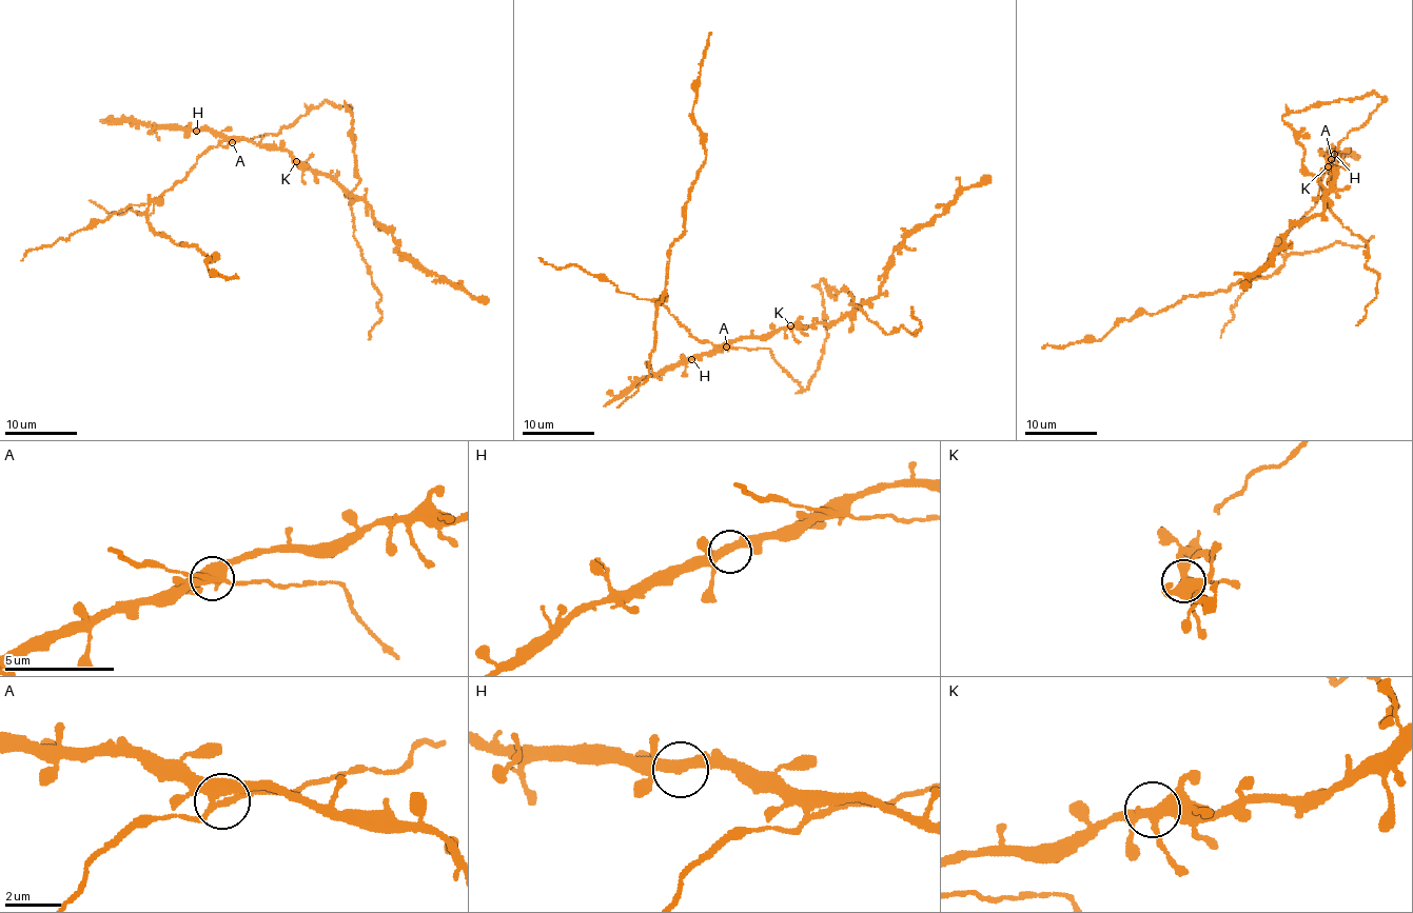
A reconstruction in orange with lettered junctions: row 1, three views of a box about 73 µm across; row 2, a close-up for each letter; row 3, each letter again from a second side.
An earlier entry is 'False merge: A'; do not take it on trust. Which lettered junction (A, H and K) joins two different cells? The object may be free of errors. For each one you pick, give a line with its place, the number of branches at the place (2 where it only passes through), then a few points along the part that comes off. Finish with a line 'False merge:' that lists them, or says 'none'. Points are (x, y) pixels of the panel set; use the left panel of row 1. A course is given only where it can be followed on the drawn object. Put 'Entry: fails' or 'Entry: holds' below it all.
A: Place: (232, 142). Branches: 4. Course of the part to remove: (231, 142), (277, 134), (325, 101), (350, 105), (358, 182), (353, 236), (381, 297), (383, 318), (369, 339)
False merge: A
Entry: holds

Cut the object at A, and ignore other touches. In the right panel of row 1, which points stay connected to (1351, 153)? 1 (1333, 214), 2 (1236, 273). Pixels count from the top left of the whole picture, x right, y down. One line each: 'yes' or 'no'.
1: no
2: yes

